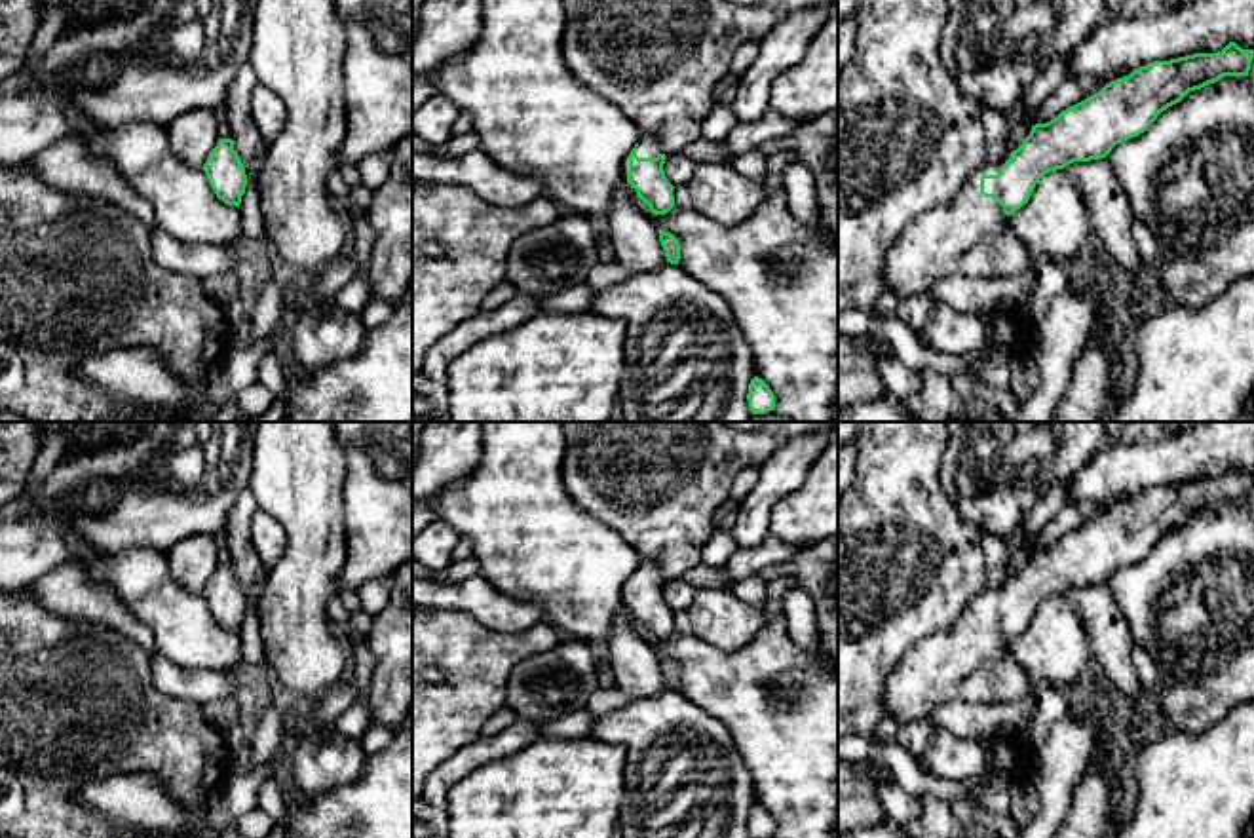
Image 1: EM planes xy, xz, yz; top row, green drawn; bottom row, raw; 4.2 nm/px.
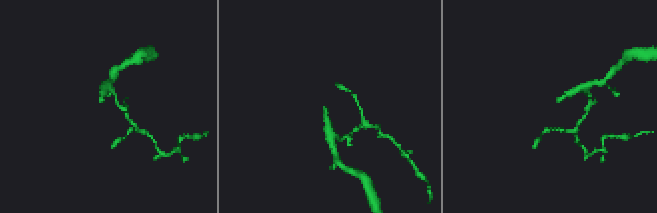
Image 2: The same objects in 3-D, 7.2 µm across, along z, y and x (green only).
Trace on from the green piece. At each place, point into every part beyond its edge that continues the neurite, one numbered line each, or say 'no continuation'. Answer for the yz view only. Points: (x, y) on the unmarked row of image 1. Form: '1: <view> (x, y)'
1: yz (971, 662)

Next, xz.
1: xz (648, 571)

